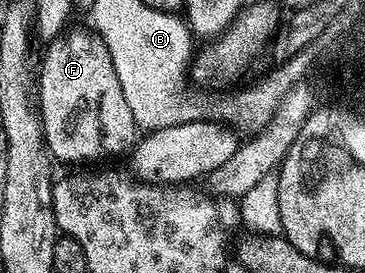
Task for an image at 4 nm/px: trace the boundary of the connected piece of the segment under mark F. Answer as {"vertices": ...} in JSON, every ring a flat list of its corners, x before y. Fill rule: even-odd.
{"vertices":[[100,38,50,41,37,74,37,105,46,149,57,161,87,162,134,147,139,132,122,88,123,80]]}

